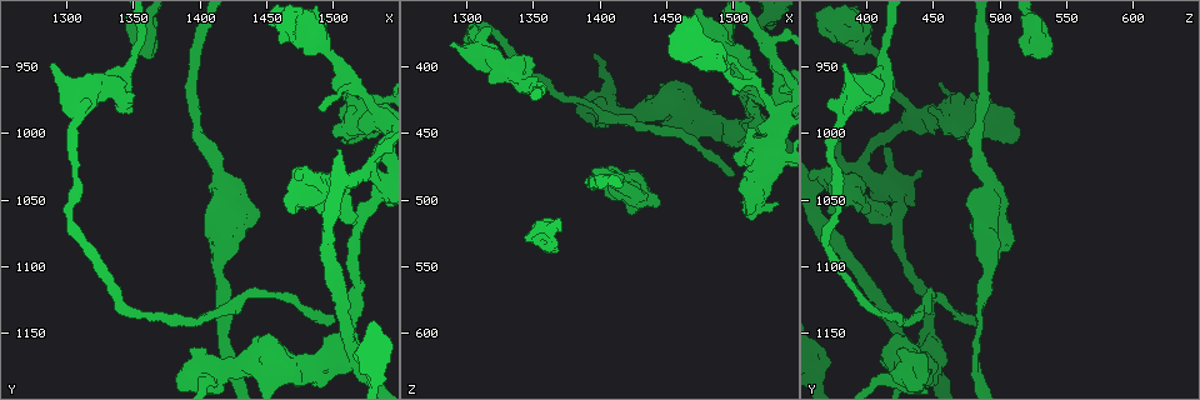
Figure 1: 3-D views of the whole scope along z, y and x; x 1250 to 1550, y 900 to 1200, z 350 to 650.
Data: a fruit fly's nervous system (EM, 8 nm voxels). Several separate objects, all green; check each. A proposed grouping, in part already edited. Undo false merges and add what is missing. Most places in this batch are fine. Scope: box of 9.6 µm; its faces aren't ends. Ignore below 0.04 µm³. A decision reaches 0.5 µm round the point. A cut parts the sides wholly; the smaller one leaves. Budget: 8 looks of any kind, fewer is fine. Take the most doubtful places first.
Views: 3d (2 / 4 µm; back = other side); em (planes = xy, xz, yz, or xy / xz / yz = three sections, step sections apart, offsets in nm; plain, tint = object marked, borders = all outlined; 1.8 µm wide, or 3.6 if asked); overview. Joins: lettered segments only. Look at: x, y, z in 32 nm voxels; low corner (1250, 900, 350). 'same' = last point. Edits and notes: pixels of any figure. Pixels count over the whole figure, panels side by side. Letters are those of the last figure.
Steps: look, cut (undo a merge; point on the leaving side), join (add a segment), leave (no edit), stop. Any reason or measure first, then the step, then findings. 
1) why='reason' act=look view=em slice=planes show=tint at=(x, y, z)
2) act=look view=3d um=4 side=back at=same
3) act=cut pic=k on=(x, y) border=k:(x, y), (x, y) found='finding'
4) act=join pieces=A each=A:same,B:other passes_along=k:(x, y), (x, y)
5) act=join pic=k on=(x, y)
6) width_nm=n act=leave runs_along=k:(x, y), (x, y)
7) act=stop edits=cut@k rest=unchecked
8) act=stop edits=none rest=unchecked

why='branch stops here' act=look view=em slice=xz step=16 show=tint at=(1500, 1140, 484)

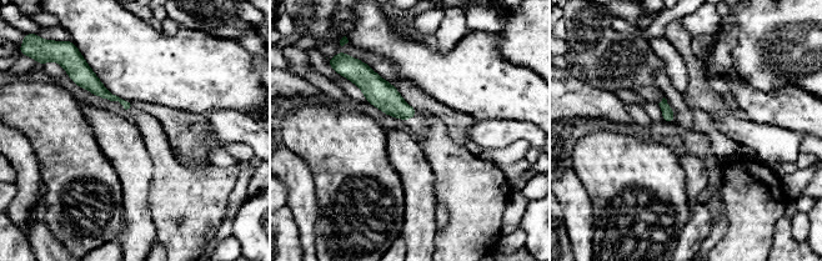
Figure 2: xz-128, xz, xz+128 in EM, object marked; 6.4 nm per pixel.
act=look view=em slice=planes show=tint at=same

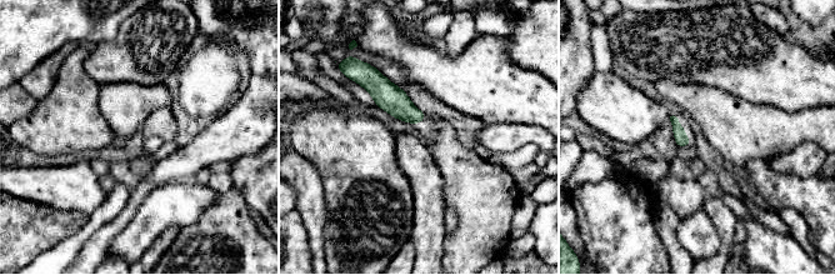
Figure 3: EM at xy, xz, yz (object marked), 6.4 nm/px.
act=look view=em slice=planes show=borders at=same

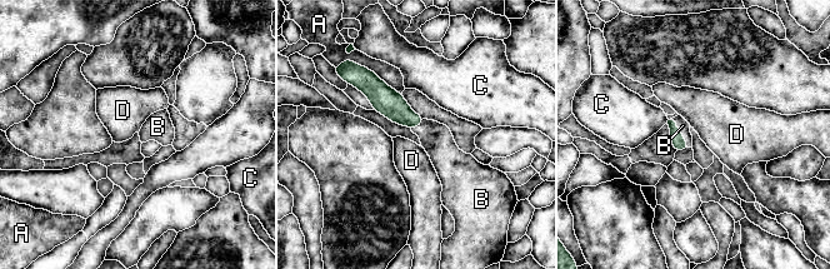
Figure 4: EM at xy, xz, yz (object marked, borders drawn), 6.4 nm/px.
act=join pieces=B each=A:other,B:same,C:other,D:other passes_along=4:(678, 140), (680, 133), (683, 125) found='the neuron continues'

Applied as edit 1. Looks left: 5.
act=look view=3d um=4 at=(1518, 1068, 422)

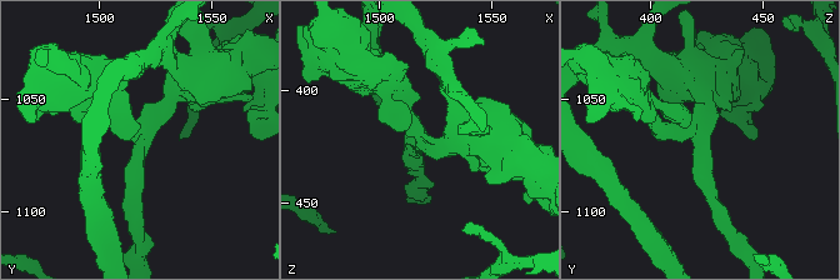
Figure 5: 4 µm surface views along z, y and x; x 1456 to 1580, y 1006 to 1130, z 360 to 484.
arms=3 arm_widths_nm=220,220,280 why='now the EM' act=look view=em slice=planes show=borders at=(1519, 1066, 422)

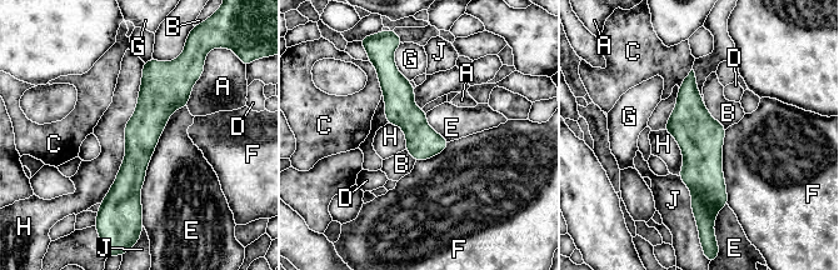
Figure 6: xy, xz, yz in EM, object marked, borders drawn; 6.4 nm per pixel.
width_nm=220 longest_contact=H:950nm act=leave each=A:other,B:other,C:other,D:other,E:other,F:other,G:other,H:other,J:other found='one neuron here'

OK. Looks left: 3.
why='stops while still wide' act=look view=em slice=xy step=4 show=borders at=(1366, 928, 536)

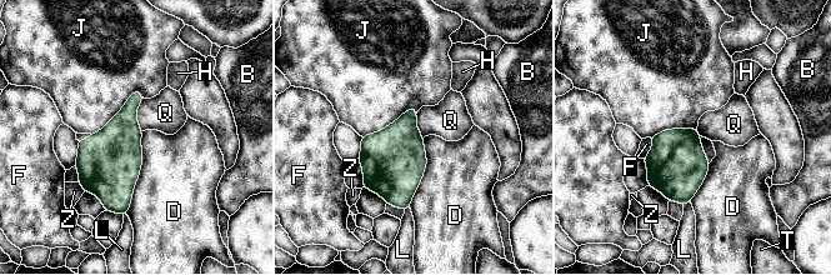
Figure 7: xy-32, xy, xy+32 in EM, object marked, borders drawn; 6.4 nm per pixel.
act=look view=em slice=planes show=borders at=same

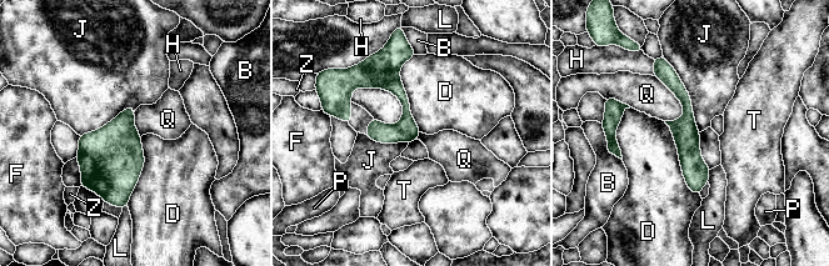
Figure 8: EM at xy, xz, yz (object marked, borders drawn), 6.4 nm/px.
act=leave each=B:other,D:other,F:other,H:other,J:other,L:other,P:other,Q:other,T:other,Z:other runs_along=8:(663, 65), (688, 108), (697, 190) found='none of them fits'

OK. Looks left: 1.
act=stop edits=join@4 rest=unchecked

